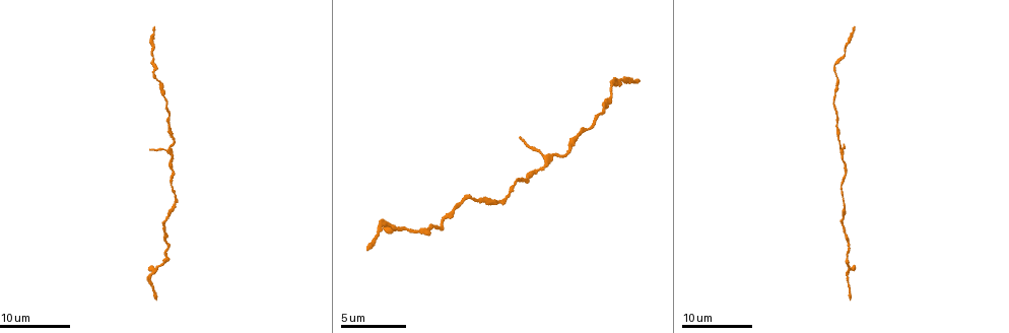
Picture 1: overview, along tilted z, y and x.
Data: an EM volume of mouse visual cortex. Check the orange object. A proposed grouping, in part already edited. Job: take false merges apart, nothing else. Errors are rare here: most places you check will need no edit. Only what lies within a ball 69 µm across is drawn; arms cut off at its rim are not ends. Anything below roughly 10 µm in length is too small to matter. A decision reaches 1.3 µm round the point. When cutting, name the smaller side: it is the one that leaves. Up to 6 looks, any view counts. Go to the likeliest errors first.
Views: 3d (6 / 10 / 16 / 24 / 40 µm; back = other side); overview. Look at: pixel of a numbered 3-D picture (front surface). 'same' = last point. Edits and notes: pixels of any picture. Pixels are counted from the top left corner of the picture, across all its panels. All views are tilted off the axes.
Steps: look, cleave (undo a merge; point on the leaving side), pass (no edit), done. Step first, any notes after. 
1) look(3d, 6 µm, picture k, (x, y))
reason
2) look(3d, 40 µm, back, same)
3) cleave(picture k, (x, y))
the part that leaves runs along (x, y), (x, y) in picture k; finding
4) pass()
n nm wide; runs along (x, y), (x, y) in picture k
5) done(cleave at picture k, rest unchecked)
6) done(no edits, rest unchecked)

look(3d, 10 µm, picture 1, (168, 148))
sudden change in width

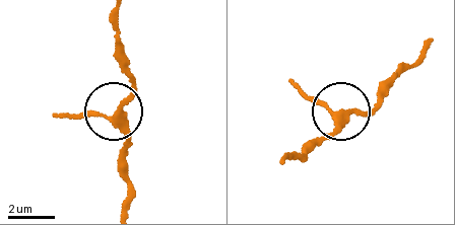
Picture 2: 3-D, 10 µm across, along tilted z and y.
look(3d, 6 µm, picture 2, (119, 114))

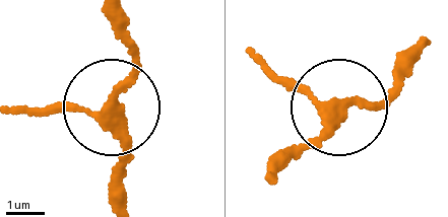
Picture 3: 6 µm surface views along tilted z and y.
pass()
3 arms; runs along (284, 163), (331, 132), (345, 100), (392, 99), (410, 79) in picture 3; all the same neuron

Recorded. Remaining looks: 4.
look(3d, 6 µm, picture 1, (481, 201))
thick turns thin

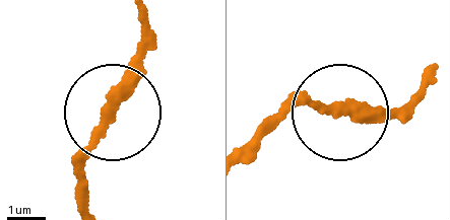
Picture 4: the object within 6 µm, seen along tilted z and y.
look(3d, 6 µm, back, picture 4, (113, 108))

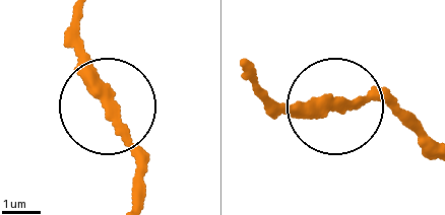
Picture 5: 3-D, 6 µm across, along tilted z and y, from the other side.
pass()
all the same neuron

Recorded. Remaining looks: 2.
look(3d, 16 µm, picture 1, (844, 180))
thick turns thin

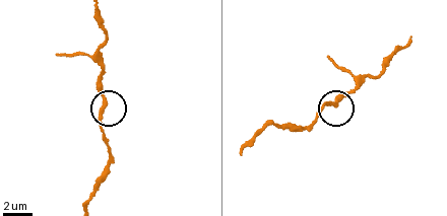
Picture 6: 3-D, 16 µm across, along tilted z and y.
pass()
210 nm wide; runs along (102, 87), (105, 104), (101, 139) in picture 6; continuous, no second neuron

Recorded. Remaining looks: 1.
done(no edits, rest unchecked)

